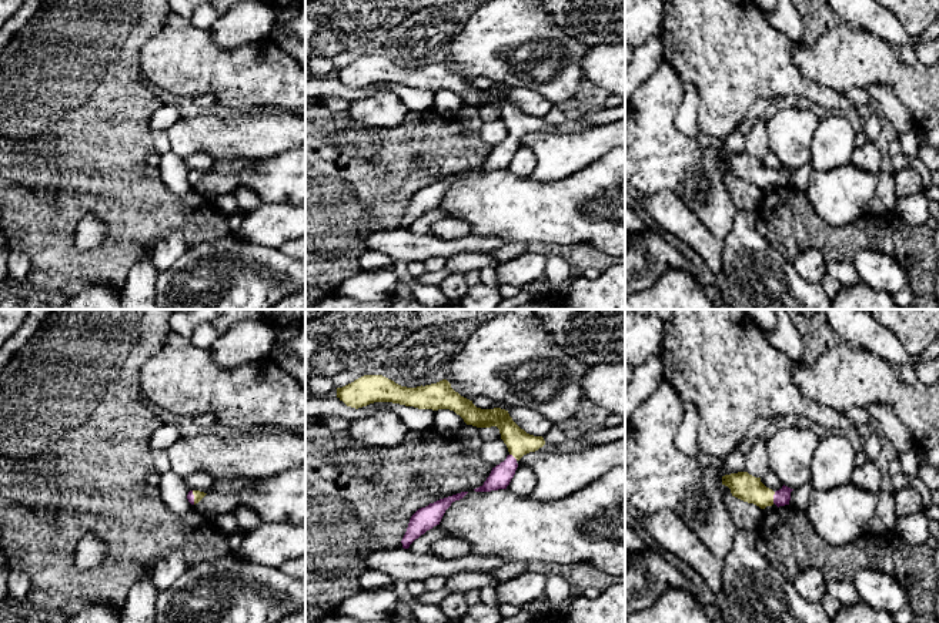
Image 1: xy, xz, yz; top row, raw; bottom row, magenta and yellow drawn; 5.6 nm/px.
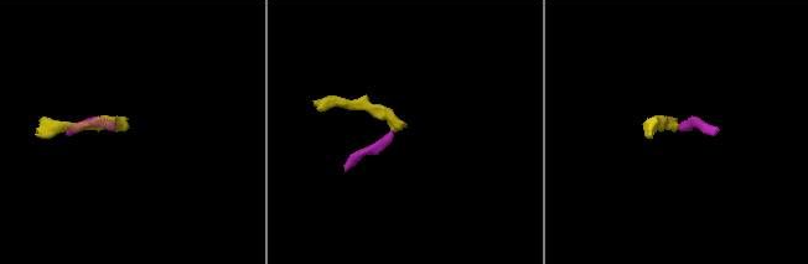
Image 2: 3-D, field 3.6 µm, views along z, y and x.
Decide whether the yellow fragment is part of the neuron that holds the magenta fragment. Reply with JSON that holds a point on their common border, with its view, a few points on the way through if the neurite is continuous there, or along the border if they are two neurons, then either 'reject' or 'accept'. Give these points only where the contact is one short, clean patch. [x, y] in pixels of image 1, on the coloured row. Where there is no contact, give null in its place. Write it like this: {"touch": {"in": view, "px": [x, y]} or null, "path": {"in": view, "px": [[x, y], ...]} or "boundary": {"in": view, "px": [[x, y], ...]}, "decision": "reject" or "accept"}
{"touch": {"in": "yz", "px": [774, 498]}, "path": {"in": "yz", "px": [[782, 496], [774, 498], [761, 496], [742, 485]]}, "decision": "accept"}

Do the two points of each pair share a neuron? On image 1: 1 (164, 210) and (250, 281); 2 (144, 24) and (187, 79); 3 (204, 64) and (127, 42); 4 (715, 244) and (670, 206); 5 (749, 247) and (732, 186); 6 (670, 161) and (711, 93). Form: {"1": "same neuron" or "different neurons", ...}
{"1": "different neurons", "2": "different neurons", "3": "different neurons", "4": "same neuron", "5": "different neurons", "6": "different neurons"}

